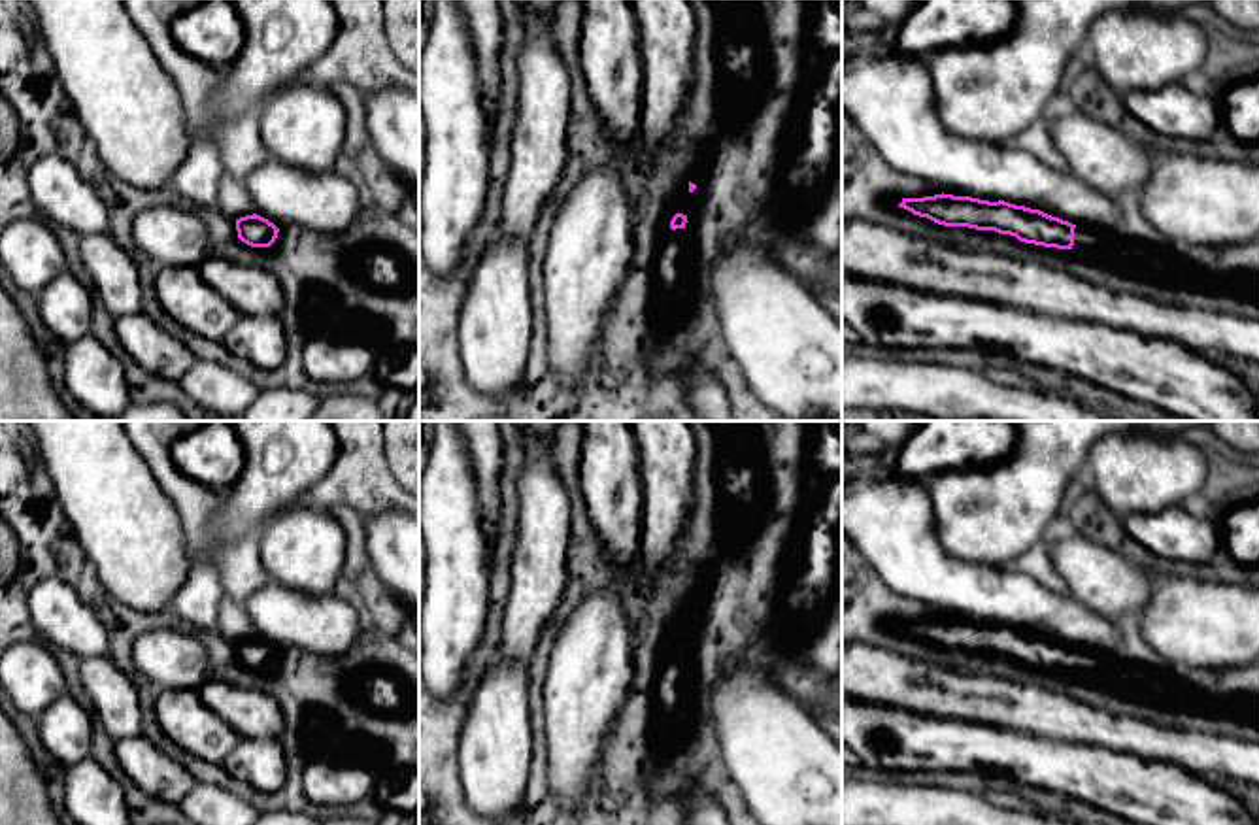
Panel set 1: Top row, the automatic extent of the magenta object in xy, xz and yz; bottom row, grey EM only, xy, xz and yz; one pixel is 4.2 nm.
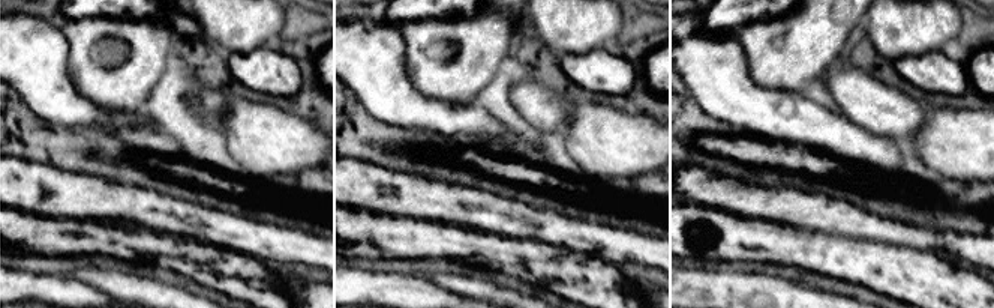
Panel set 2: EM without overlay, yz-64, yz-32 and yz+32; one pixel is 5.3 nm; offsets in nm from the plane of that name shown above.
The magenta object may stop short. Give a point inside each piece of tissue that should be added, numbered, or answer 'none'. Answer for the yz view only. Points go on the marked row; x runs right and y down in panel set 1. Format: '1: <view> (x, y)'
1: yz (1086, 236)

